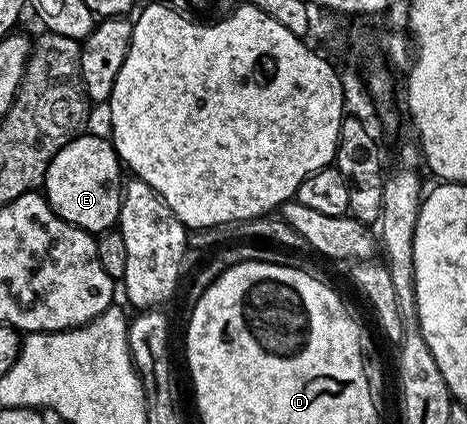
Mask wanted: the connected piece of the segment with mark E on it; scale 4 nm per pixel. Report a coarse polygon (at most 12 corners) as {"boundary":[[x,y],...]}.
{"boundary":[[78,133],[49,161],[44,194],[64,221],[111,230],[123,164]]}

